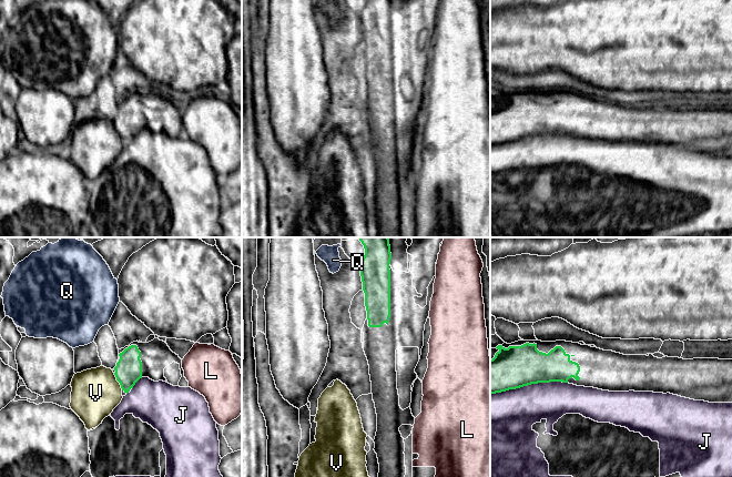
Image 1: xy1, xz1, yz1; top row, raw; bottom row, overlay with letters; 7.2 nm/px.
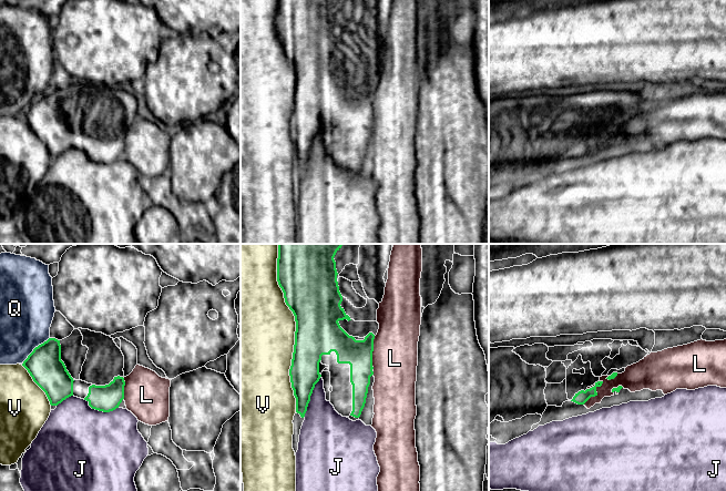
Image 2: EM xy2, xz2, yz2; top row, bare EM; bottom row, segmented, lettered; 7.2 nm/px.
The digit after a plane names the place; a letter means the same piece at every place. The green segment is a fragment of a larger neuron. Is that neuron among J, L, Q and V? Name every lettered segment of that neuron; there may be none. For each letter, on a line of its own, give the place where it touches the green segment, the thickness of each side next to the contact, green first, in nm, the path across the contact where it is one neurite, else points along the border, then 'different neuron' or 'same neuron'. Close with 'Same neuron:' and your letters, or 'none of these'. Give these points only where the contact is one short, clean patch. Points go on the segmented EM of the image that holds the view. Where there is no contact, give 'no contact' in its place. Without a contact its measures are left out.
J: meets green in yz1 at (528, 384); 300 nm thick on the green side, 340 nm on the other; different neuron
L: meets green in yz2 at (596, 394); 90 nm thick on the green side, 130 nm on the other; different neuron
Q: meets green in xy2 at (34, 348); 260 nm thick on the green side, 380 nm on the other; different neuron
V: meets green in xz2 at (296, 328); 380 nm thick on the green side, 480 nm on the other; different neuron
Same neuron: none of these

